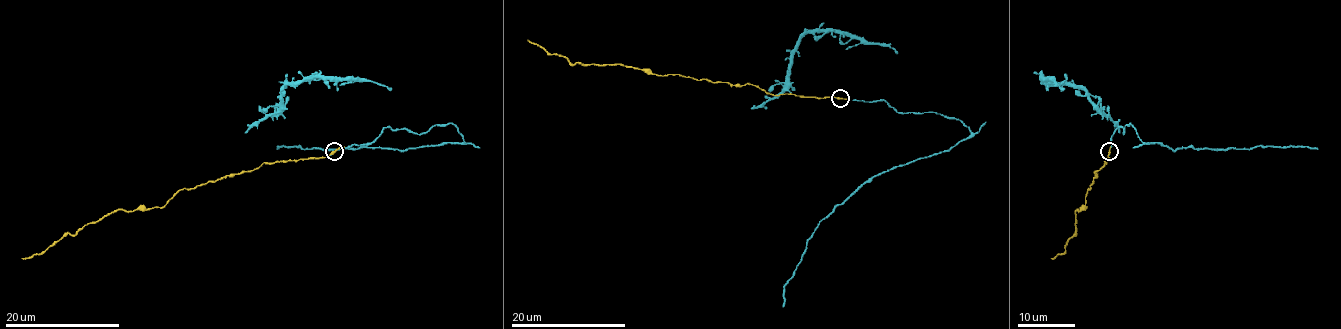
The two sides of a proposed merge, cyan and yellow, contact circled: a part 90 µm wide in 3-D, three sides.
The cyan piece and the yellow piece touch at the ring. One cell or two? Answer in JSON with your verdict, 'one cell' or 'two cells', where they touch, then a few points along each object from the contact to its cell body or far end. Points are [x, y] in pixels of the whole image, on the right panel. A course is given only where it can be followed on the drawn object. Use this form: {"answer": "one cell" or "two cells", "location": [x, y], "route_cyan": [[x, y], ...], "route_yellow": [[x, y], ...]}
{"answer": "one cell", "location": [1109, 151], "route_cyan": [[1110, 152], [1111, 136], [1118, 127], [1123, 134], [1130, 123], [1146, 143], [1173, 150], [1318, 149]], "route_yellow": [[1110, 152], [1088, 187], [1087, 208], [1077, 209], [1074, 235], [1067, 241], [1062, 253], [1051, 258]]}

